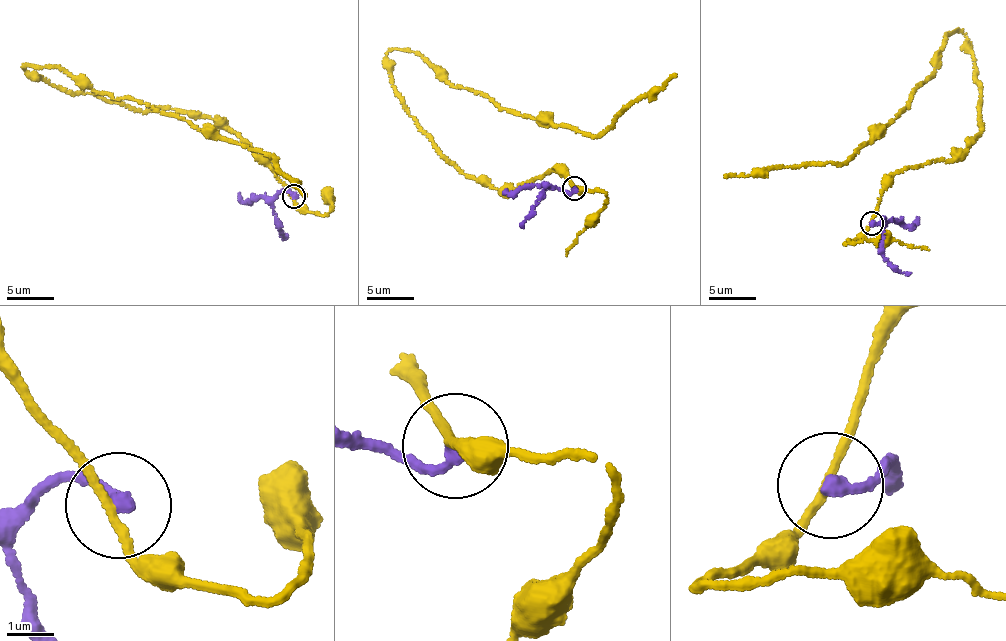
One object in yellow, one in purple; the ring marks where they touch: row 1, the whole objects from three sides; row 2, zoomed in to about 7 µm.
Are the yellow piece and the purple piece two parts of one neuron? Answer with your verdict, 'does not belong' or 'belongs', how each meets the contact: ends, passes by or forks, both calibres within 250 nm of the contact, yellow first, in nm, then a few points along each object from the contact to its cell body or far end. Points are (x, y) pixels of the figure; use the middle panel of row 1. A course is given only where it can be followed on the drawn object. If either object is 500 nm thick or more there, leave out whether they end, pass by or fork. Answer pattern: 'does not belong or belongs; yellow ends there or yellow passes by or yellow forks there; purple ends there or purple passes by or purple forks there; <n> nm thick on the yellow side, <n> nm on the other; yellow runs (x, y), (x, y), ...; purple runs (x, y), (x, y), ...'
does not belong; yellow passes by; purple ends there; 170 nm thick on the yellow side, 320 nm on the other; yellow runs (575, 186), (552, 168), (511, 190), (465, 177), (387, 54), (599, 136), (676, 74); purple runs (575, 189), (561, 190), (550, 185), (521, 227)

